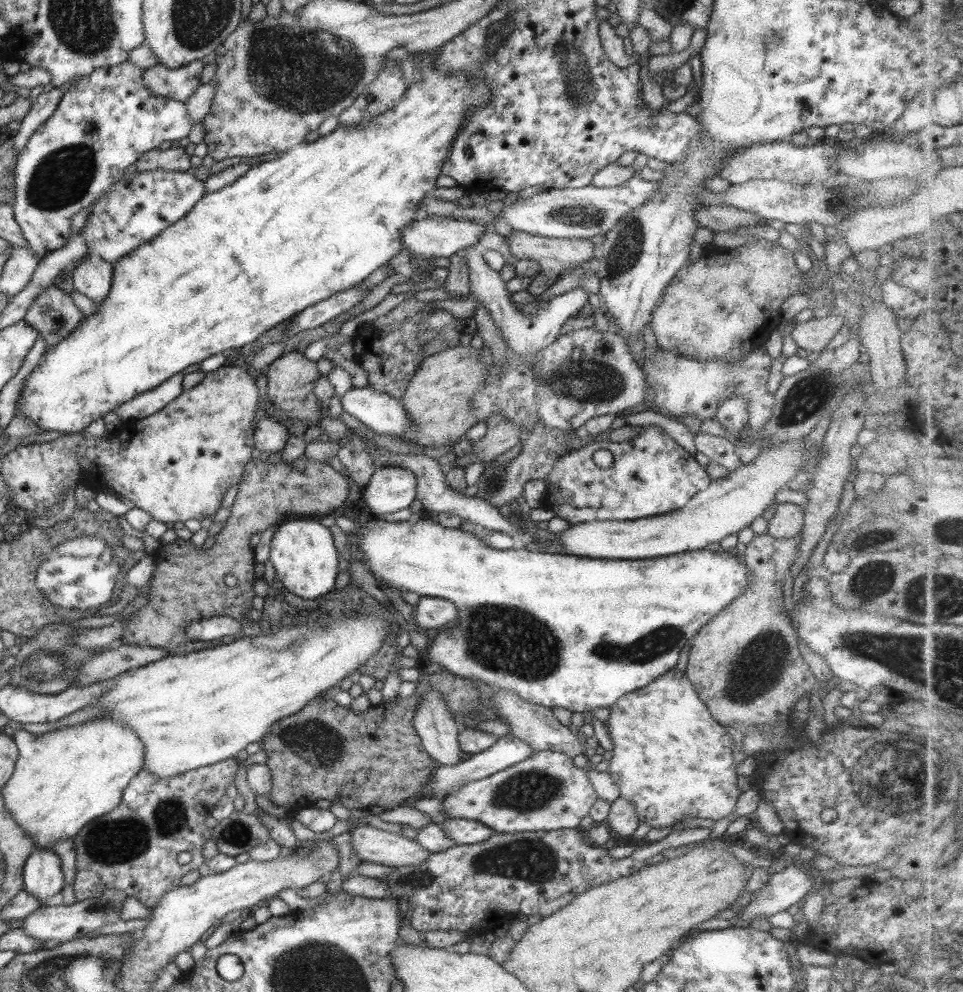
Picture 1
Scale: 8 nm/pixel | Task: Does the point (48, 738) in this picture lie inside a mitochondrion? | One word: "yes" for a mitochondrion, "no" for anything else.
no

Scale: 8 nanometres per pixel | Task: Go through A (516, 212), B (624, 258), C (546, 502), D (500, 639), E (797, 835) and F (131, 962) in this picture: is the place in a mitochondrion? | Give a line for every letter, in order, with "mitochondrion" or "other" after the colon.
A: other
B: mitochondrion
C: other
D: mitochondrion
E: other
F: other

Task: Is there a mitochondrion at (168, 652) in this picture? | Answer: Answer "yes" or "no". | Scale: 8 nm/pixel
no

